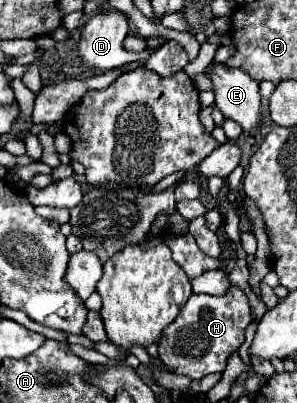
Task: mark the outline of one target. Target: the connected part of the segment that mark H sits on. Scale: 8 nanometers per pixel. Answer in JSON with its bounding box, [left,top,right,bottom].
[158,287,252,379]

